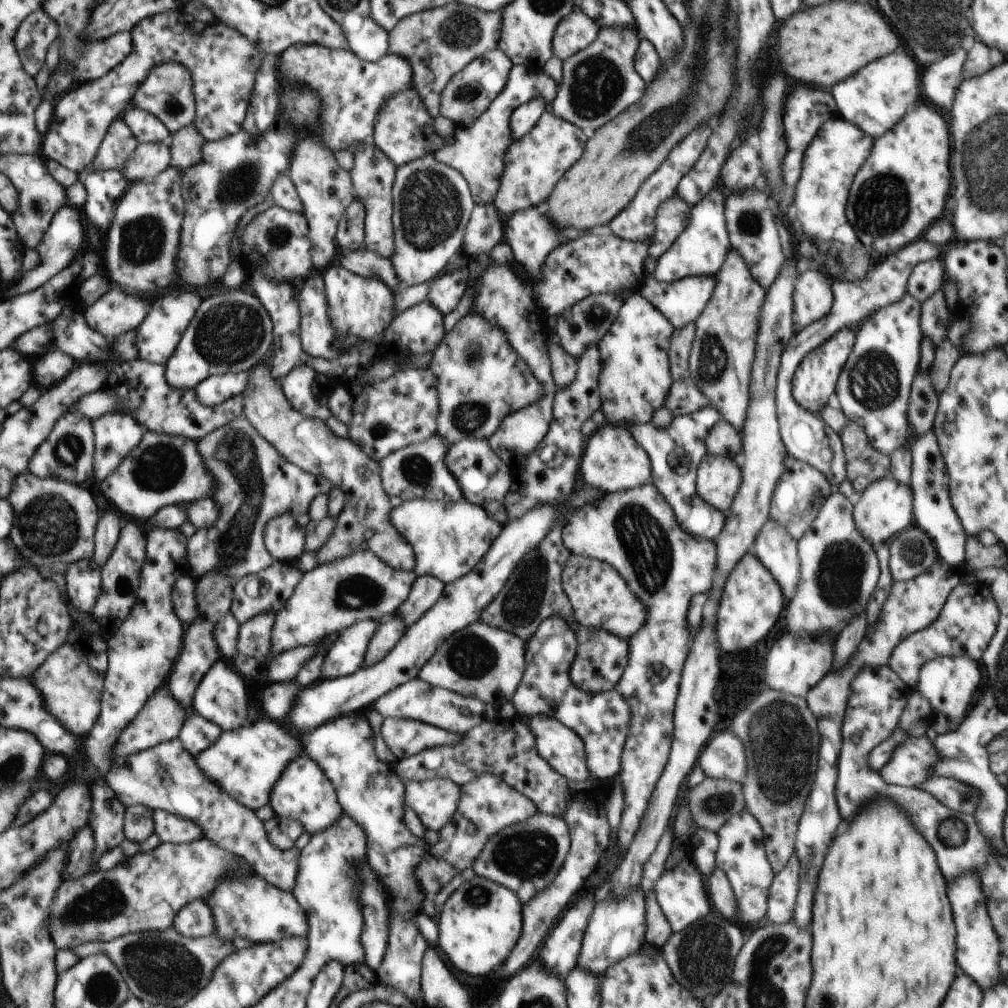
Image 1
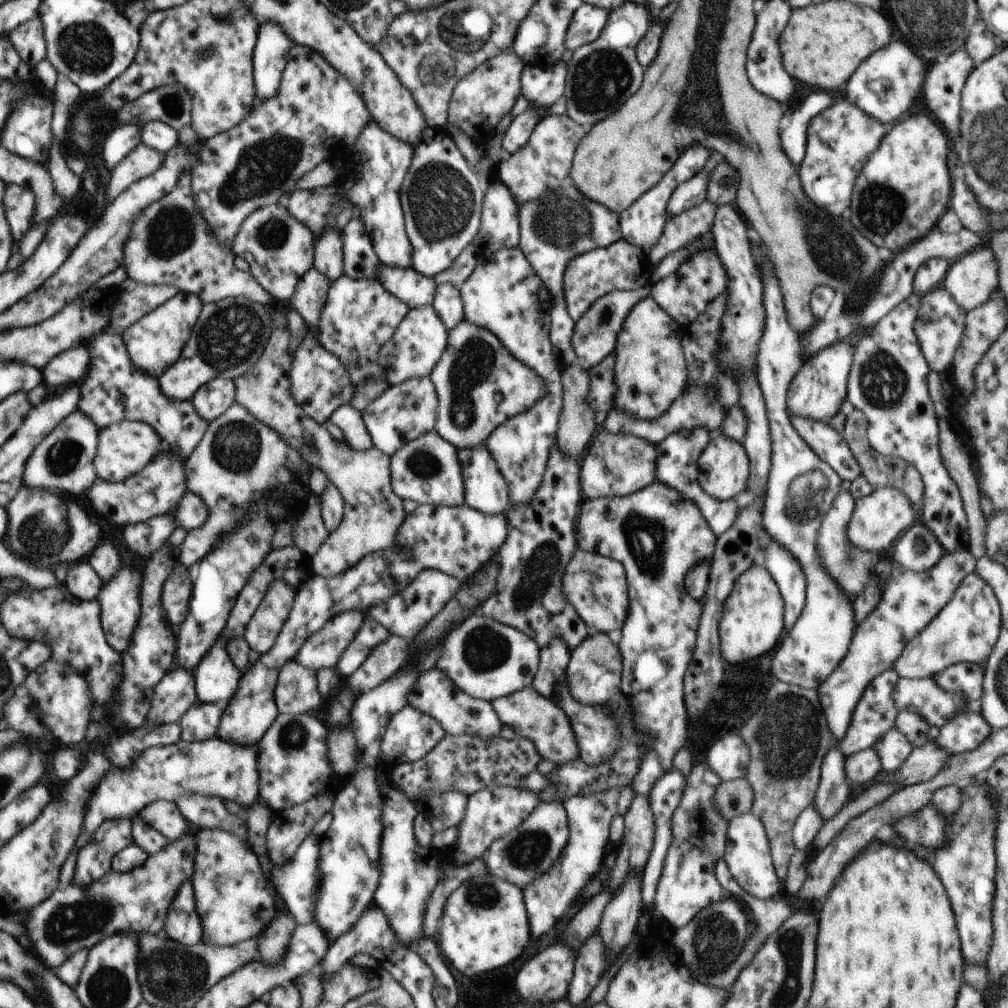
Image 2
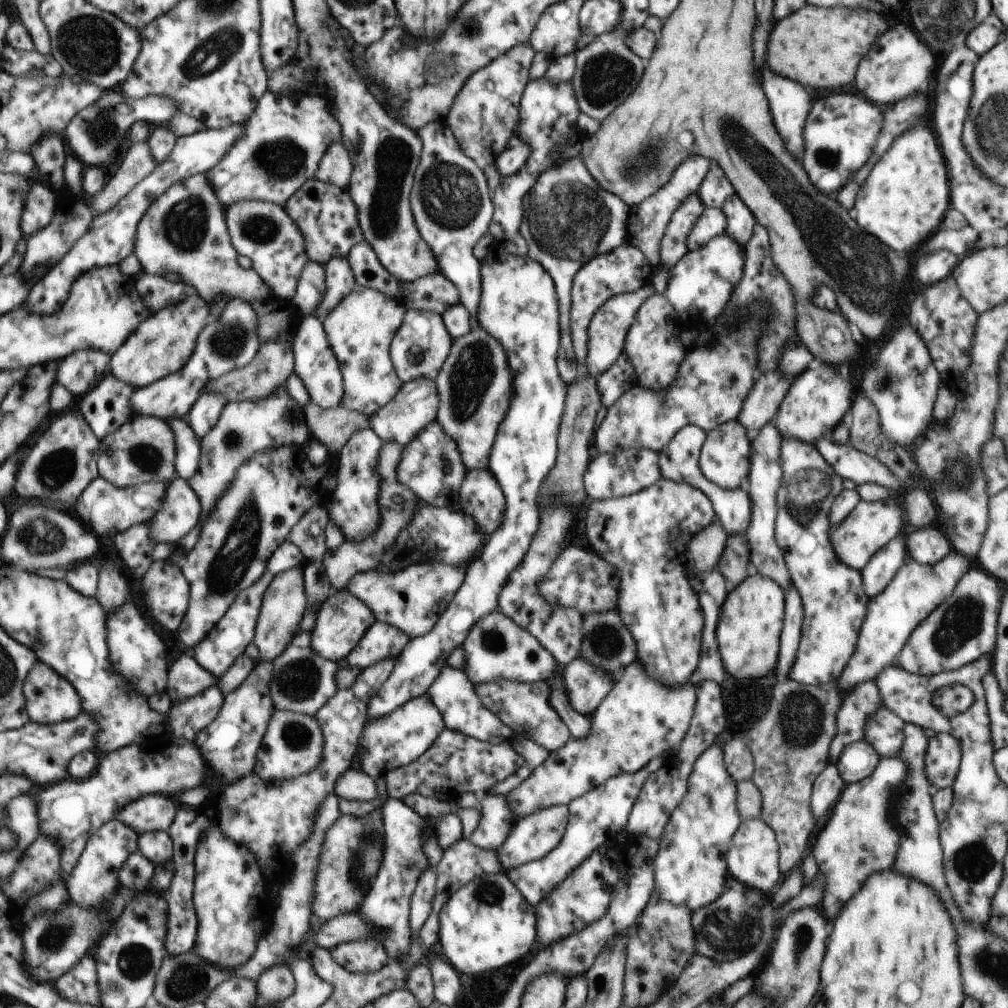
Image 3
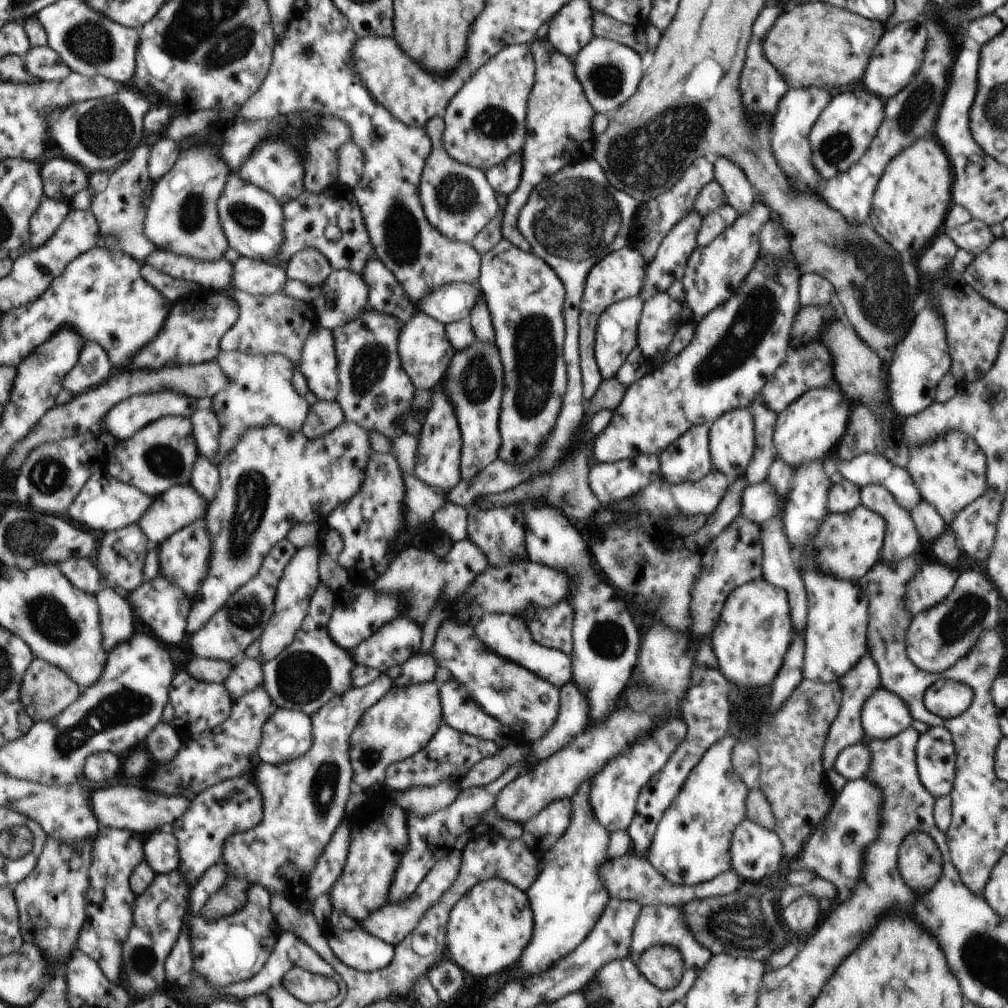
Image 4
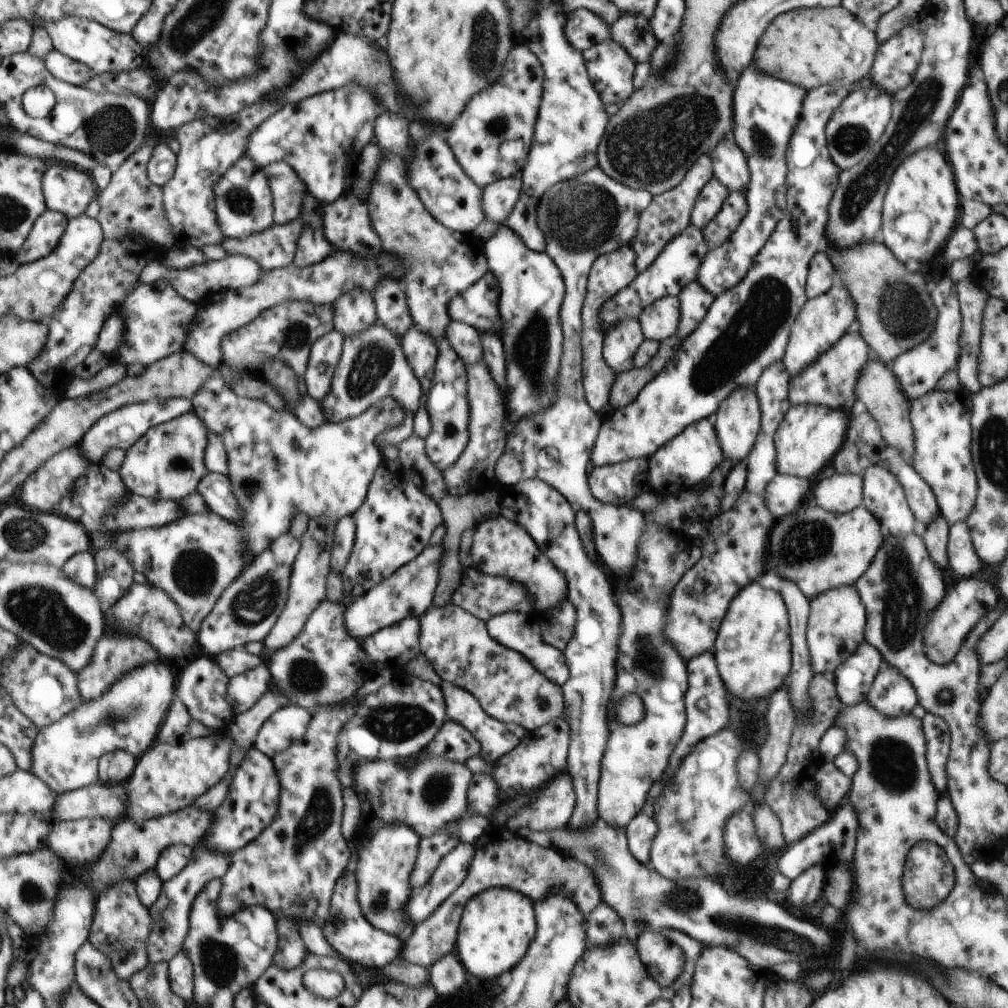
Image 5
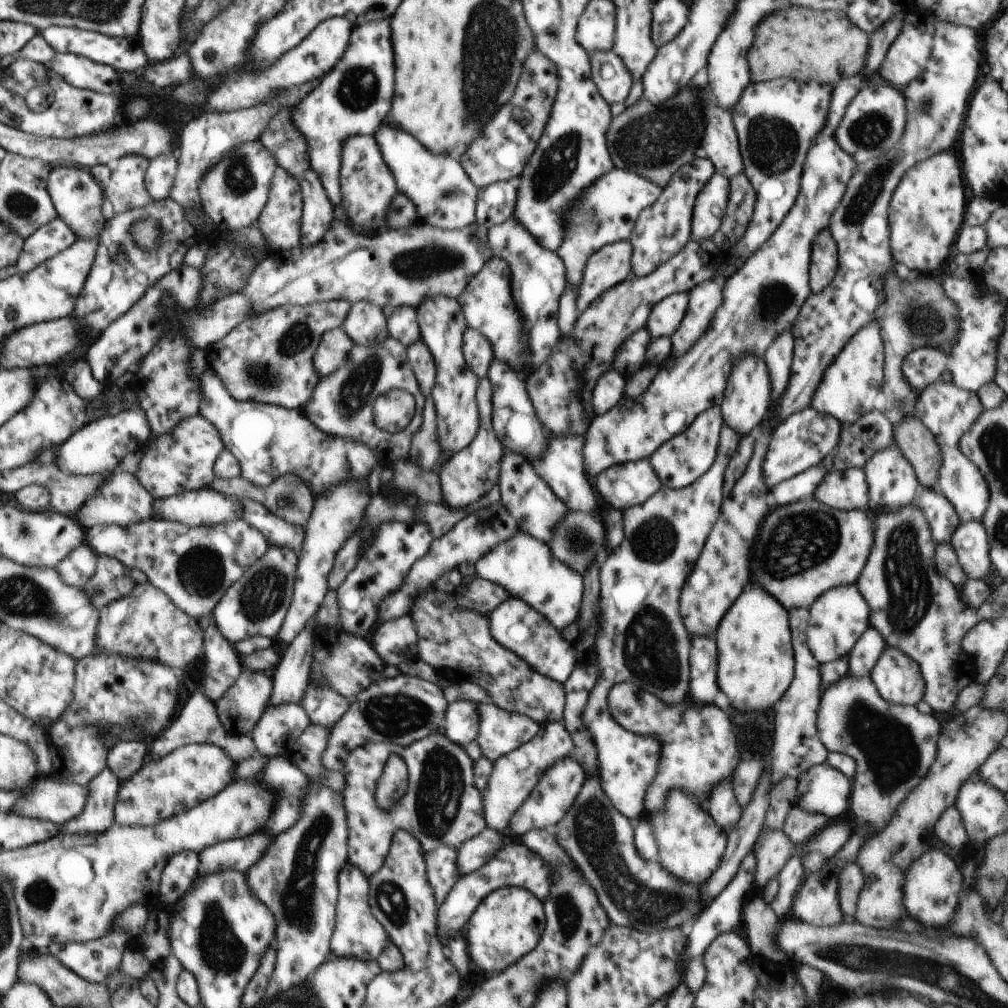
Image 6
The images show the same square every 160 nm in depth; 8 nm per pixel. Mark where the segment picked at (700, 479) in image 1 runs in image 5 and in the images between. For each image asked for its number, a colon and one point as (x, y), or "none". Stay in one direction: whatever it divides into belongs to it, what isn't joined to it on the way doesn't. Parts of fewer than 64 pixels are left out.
2: (724, 465)
3: (725, 459)
4: (731, 442)
5: (738, 421)

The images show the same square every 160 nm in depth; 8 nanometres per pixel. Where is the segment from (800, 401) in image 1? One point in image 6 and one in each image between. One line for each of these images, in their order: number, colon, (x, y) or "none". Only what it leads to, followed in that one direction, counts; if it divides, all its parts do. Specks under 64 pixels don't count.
2: (818, 390)
3: (816, 403)
4: (810, 428)
5: (807, 440)
6: (801, 441)

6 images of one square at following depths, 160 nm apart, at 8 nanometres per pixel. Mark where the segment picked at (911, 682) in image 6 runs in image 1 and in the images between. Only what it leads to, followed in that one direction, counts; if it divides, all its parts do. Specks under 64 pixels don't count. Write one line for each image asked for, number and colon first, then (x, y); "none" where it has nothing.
1: (910, 765)
2: (893, 748)
3: (884, 732)
4: (884, 715)
5: (892, 695)

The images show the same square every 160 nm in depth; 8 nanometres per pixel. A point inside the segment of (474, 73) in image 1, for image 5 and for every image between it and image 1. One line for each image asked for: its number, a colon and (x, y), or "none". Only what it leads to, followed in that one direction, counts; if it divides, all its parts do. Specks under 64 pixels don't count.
2: (482, 99)
3: (485, 112)
4: (485, 122)
5: (491, 139)

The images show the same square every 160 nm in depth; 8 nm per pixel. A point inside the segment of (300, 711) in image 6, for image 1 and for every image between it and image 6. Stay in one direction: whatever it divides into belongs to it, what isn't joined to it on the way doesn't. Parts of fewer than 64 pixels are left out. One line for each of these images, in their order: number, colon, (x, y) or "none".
1: (304, 793)
2: (292, 757)
3: (292, 746)
4: (287, 735)
5: (287, 725)

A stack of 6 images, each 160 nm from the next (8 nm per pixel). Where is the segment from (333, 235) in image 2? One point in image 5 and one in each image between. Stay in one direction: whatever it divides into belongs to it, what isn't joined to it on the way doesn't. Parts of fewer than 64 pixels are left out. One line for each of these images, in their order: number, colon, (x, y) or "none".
3: (339, 280)
4: (344, 295)
5: (355, 311)

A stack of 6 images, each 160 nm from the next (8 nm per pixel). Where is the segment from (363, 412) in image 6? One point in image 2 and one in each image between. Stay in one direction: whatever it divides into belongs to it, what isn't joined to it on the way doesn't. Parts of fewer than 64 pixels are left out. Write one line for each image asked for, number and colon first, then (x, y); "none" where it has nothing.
2: (360, 316)
3: (359, 330)
4: (374, 392)
5: (372, 366)

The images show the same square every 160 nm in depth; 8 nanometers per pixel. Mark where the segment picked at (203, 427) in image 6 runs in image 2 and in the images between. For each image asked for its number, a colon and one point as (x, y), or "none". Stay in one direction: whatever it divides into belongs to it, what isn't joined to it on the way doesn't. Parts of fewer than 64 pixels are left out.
2: (126, 447)
3: (142, 450)
4: (161, 455)
5: (167, 463)

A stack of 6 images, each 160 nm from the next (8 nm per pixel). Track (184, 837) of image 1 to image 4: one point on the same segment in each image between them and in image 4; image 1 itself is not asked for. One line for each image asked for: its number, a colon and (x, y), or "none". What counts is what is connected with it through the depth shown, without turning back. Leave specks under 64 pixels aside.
2: (164, 816)
3: (150, 813)
4: (139, 811)

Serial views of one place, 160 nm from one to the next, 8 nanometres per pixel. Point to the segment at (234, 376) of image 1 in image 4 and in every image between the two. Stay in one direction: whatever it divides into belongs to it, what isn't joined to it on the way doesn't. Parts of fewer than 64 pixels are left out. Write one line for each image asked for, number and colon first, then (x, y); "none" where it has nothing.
2: (211, 401)
3: (205, 414)
4: (206, 426)

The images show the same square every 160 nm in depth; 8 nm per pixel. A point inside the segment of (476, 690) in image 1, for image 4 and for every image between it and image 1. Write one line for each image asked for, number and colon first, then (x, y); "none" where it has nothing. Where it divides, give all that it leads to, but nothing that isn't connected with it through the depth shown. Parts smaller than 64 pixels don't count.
2: (485, 659)
3: (495, 648)
4: (509, 636)

